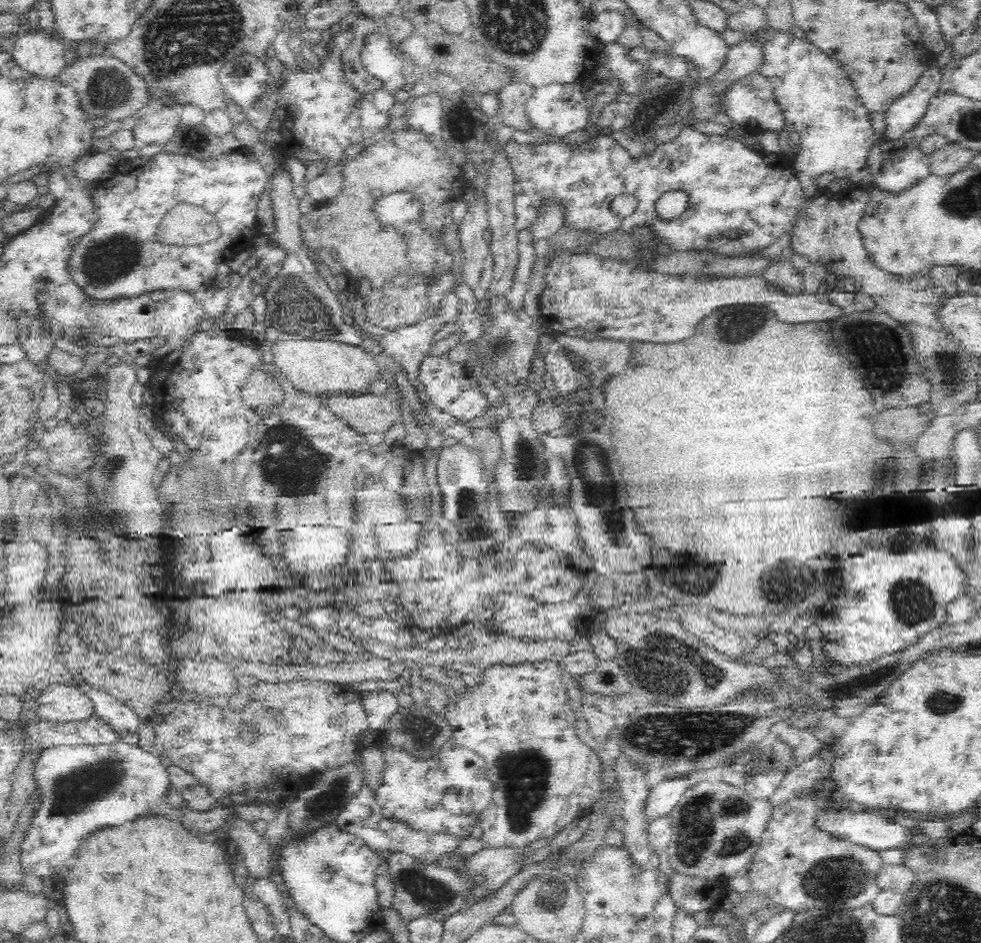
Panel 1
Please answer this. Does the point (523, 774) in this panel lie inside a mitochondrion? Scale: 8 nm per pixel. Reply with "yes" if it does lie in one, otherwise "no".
yes

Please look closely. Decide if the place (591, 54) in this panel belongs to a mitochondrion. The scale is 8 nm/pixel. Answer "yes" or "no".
no

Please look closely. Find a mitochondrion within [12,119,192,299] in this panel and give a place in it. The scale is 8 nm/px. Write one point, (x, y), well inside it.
(101, 262)

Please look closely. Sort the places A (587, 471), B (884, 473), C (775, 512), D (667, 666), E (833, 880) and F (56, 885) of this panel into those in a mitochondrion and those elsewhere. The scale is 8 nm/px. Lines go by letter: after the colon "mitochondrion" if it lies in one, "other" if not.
A: mitochondrion
B: other
C: other
D: mitochondrion
E: mitochondrion
F: other

